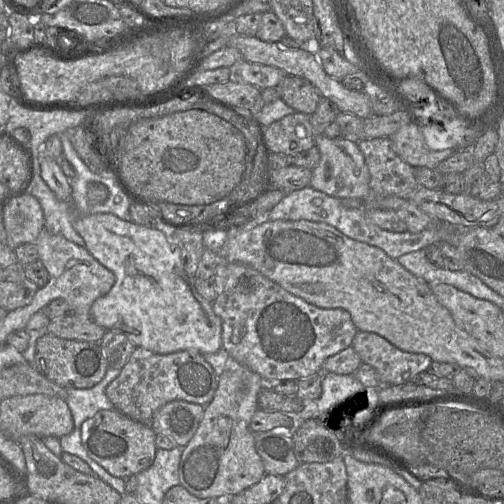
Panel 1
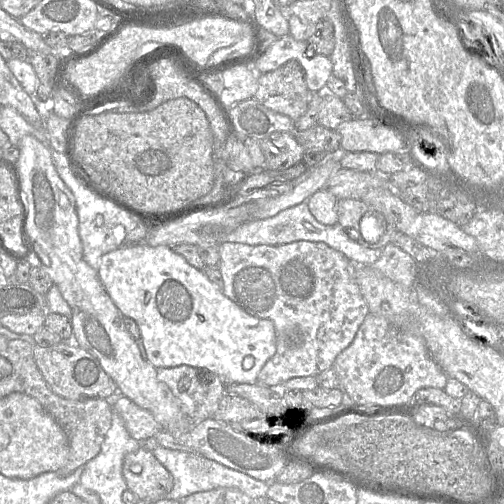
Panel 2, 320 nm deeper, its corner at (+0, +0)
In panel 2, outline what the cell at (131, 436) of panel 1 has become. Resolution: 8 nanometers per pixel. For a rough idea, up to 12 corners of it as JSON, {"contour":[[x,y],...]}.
{"contour":[[144,447],[125,456],[128,489],[143,503],[167,499],[173,476]]}

